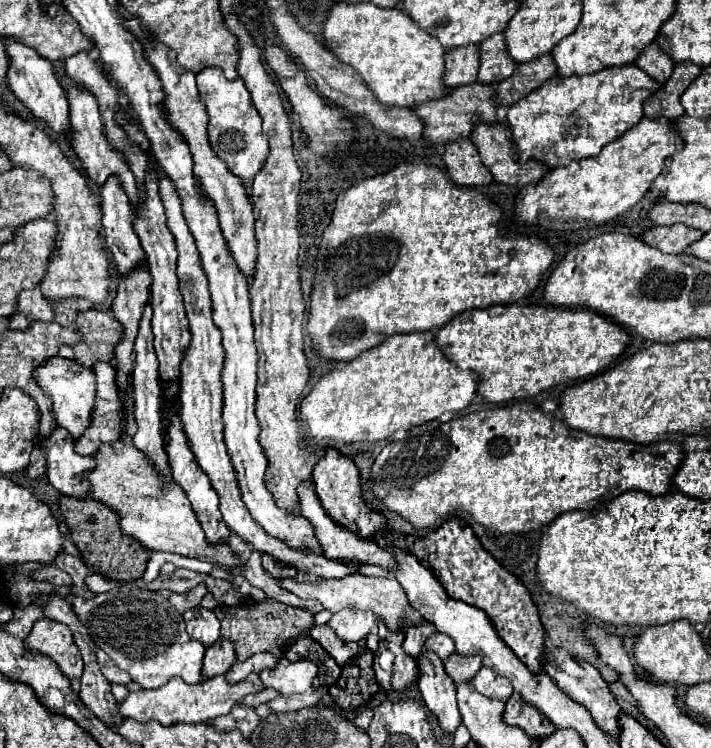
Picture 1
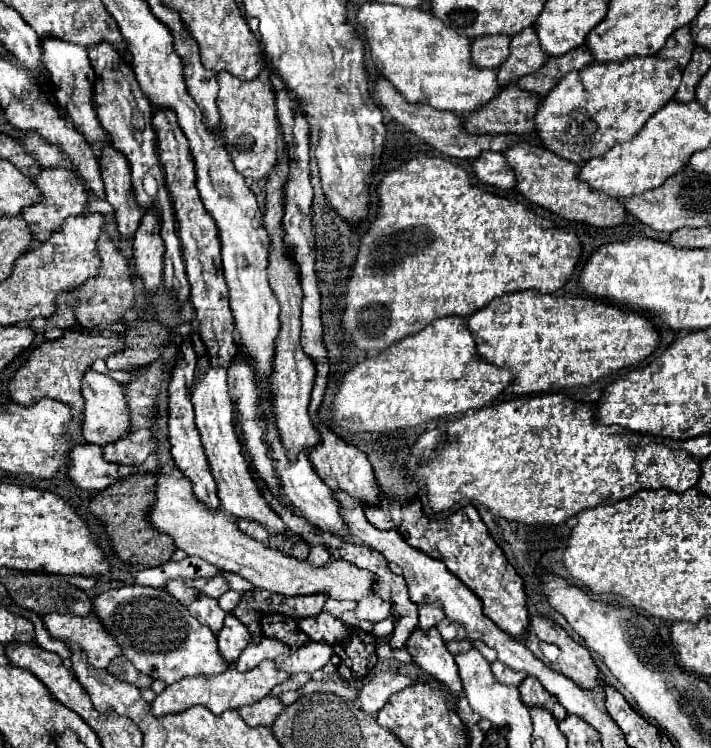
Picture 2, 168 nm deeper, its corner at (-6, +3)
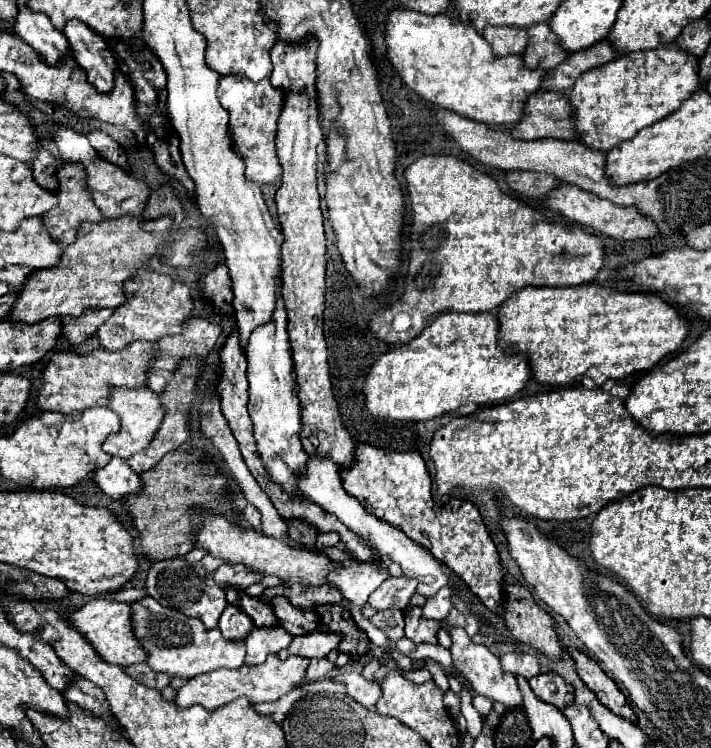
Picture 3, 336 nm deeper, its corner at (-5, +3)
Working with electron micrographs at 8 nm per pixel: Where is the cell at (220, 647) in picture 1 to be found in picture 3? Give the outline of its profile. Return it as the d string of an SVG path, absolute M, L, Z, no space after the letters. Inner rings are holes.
M228 605L218 621L218 629L222 631L224 637L228 637L230 641L242 641L252 629L254 623L250 621L250 617L246 613L242 613L238 607Z

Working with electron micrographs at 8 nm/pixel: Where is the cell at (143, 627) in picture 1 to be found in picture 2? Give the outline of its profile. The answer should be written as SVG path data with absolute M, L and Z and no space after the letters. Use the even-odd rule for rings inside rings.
M143 585L109 589L95 599L93 611L103 621L107 633L119 641L127 659L141 673L161 679L167 685L183 677L213 677L229 667L229 663L219 653L217 635L207 625L201 625L195 617L191 617L187 609L165 589Z

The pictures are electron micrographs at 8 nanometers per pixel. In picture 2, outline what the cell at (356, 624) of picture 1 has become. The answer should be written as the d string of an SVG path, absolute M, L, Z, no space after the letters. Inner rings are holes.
M375 593L367 595L365 599L359 601L359 607L357 607L357 615L361 619L367 619L367 621L383 621L391 615L391 603L389 601L383 601L381 597L377 597Z

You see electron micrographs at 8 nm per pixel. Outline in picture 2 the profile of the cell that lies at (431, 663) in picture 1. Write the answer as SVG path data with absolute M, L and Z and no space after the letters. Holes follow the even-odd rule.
M415 627L413 635L407 639L407 651L425 673L433 675L453 695L461 695L461 679L455 659L447 651L437 627L431 627L429 631L421 631L419 627Z

